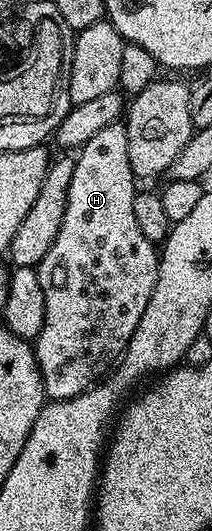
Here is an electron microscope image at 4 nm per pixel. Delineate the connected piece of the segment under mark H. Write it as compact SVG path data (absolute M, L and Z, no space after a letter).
M117 121L106 125L106 129L98 129L98 133L79 148L75 161L74 181L70 181L62 229L58 229L58 237L54 237L54 245L50 245L50 253L42 257L36 268L44 298L44 327L34 341L34 350L44 393L49 400L73 399L87 391L109 370L108 362L112 358L115 360L127 347L156 284L158 251L149 239L142 237L142 229L138 229L138 220L134 217L138 180L130 169L128 138L123 122Z

